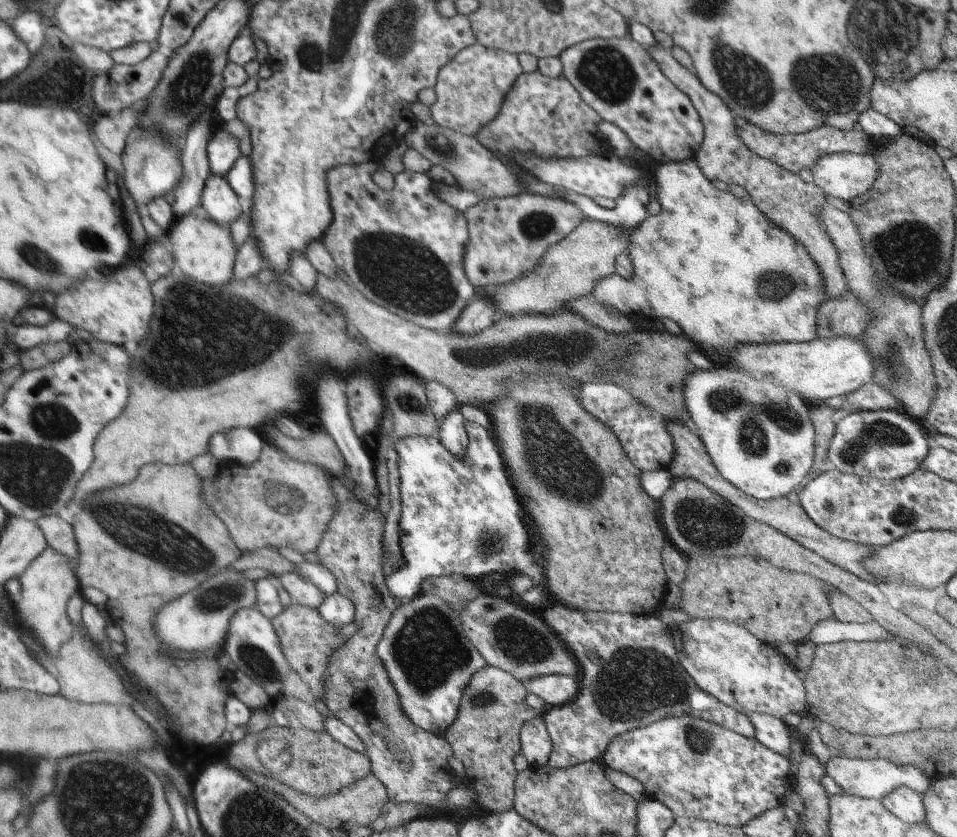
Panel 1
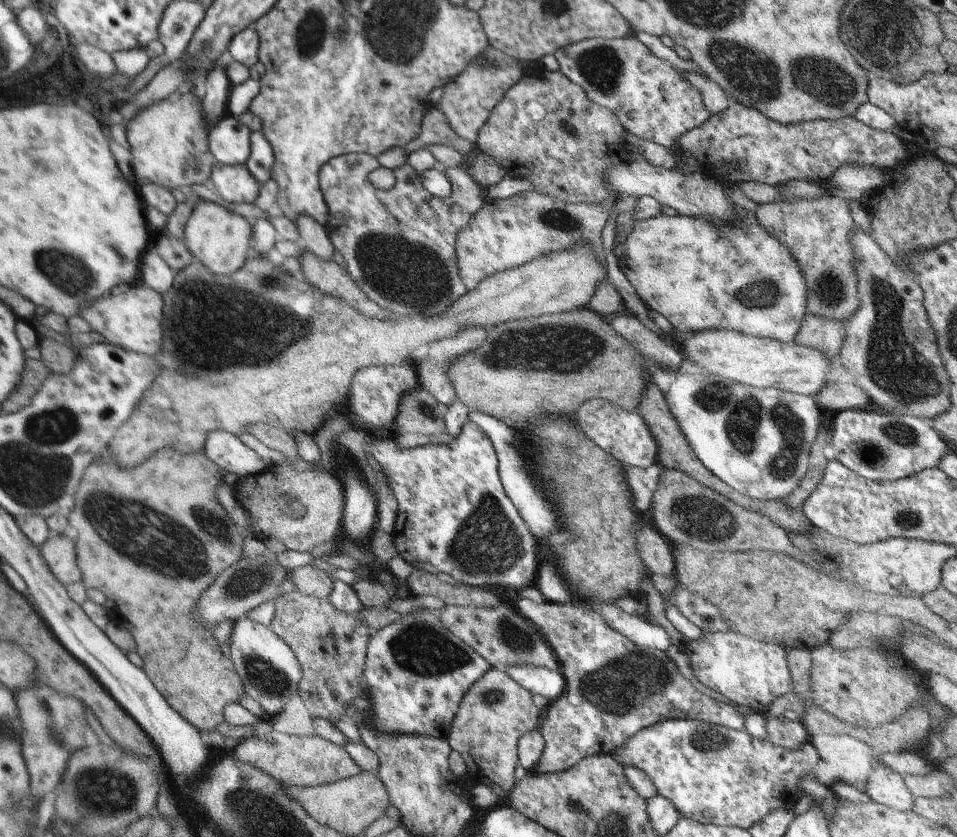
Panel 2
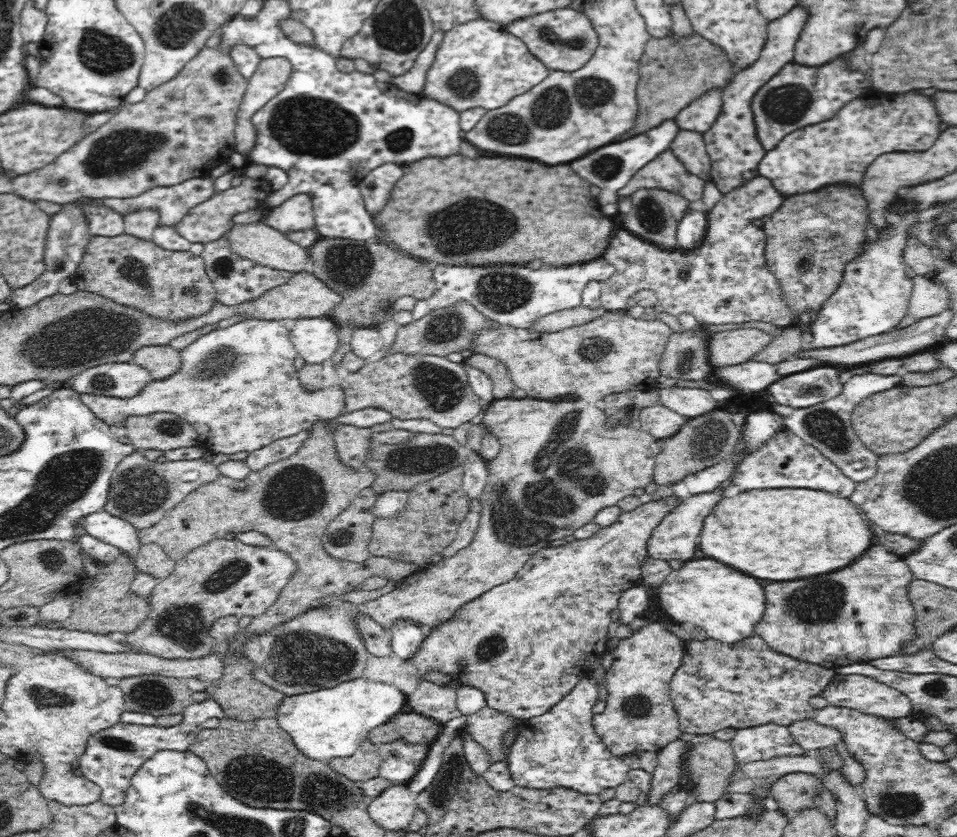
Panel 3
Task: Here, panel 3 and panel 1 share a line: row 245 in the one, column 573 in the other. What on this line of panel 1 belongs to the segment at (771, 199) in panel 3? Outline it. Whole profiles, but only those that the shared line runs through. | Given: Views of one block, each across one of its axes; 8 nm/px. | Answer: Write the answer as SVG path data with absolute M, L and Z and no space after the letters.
M563 605L540 610L539 616L563 640L569 652L576 658L581 671L575 699L562 706L553 707L547 714L540 716L552 743L548 767L565 768L590 761L599 762L600 757L604 755L608 745L617 735L668 717L682 715L704 719L731 729L740 736L754 739L755 730L745 714L705 693L685 673L683 666L680 665L679 656L674 651L670 629L653 615L587 612Z

